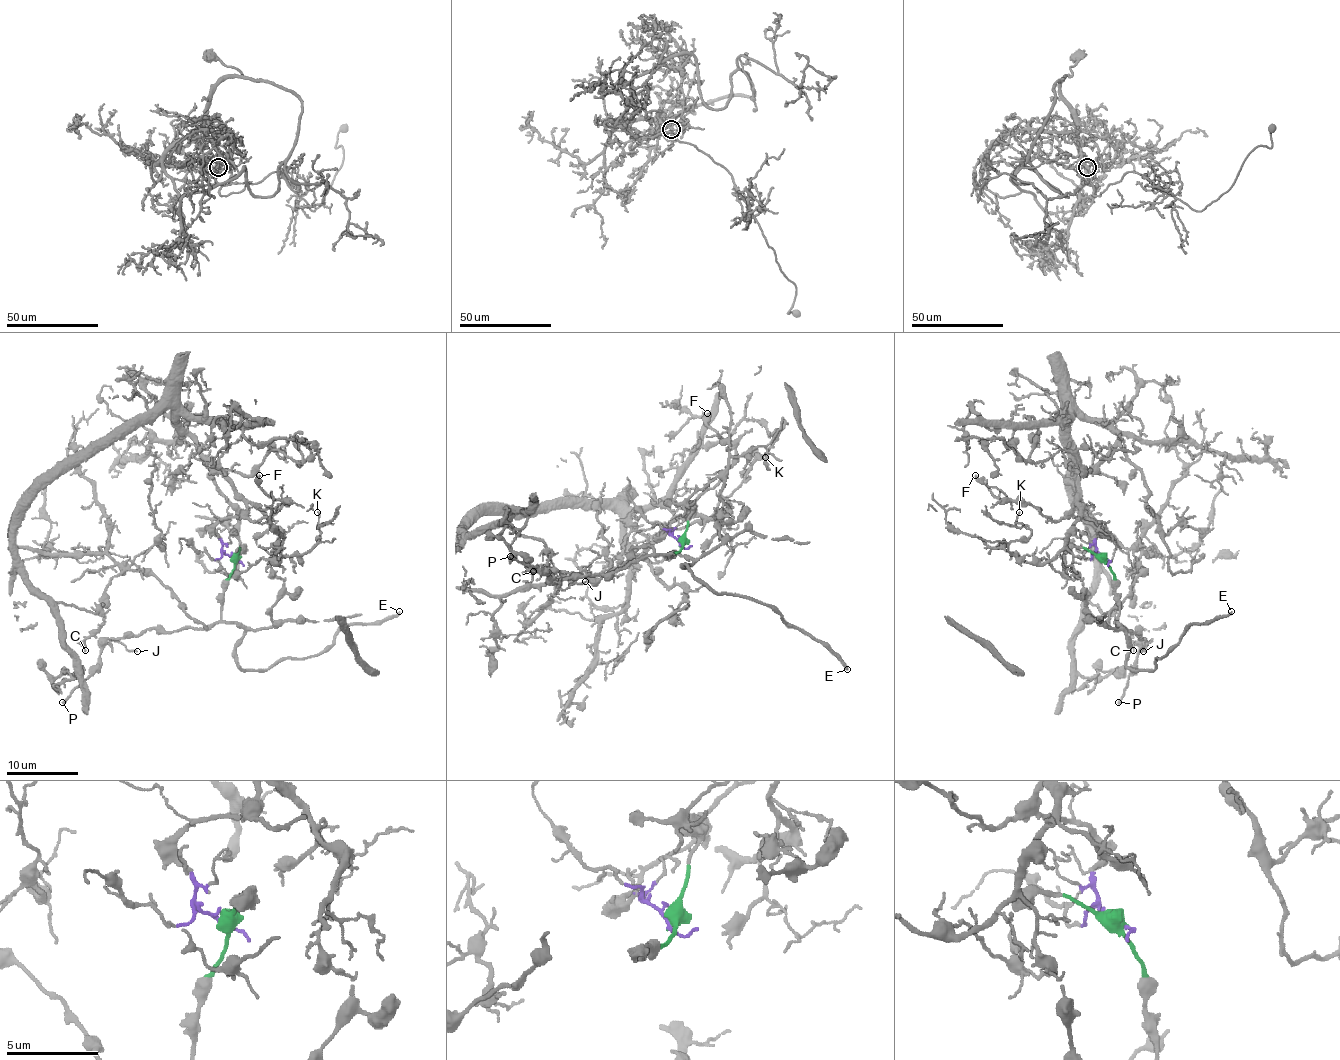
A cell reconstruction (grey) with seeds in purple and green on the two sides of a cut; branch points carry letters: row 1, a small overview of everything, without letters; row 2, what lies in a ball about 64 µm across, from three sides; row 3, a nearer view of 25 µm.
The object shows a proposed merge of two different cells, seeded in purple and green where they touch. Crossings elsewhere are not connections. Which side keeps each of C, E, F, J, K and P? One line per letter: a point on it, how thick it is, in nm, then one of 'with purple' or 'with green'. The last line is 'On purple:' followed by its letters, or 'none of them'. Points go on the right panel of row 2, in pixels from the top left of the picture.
C: at (1133, 650); 140 nm thick; with purple
E: at (1231, 611); 240 nm thick; with green
F: at (975, 475); 280 nm thick; with purple
J: at (1143, 651); 130 nm thick; with green
K: at (1019, 512); 110 nm thick; with purple
P: at (1118, 702); 180 nm thick; with green
On purple: C, F, K

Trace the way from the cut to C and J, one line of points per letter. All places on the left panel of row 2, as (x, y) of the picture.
C: (231, 557), (215, 526), (246, 503), (178, 415), (98, 438), (16, 530), (35, 588), (104, 618), (86, 650)
J: (233, 557), (233, 571), (217, 622), (195, 629), (149, 627), (138, 634), (107, 640), (136, 650)

